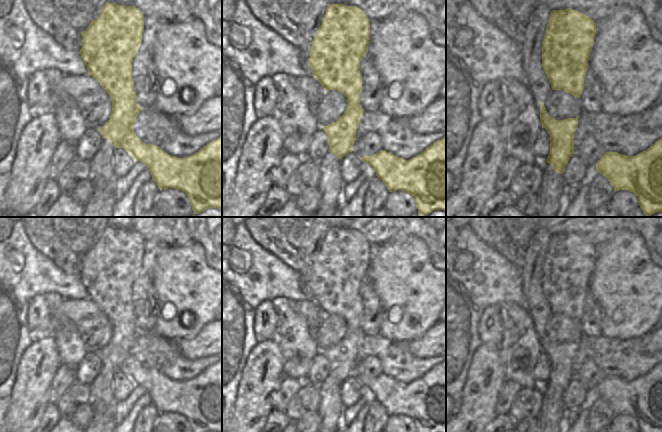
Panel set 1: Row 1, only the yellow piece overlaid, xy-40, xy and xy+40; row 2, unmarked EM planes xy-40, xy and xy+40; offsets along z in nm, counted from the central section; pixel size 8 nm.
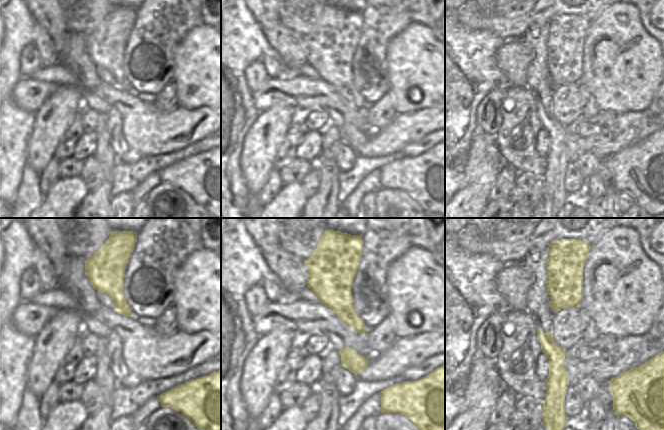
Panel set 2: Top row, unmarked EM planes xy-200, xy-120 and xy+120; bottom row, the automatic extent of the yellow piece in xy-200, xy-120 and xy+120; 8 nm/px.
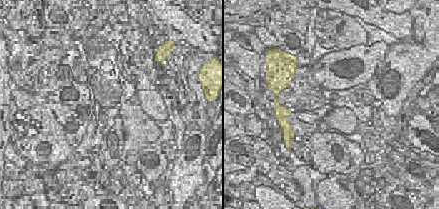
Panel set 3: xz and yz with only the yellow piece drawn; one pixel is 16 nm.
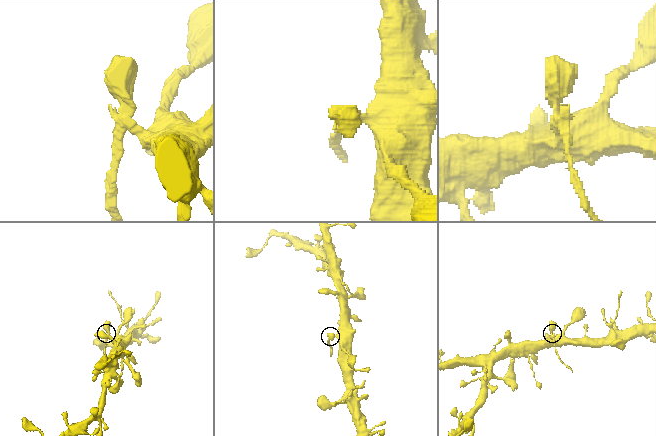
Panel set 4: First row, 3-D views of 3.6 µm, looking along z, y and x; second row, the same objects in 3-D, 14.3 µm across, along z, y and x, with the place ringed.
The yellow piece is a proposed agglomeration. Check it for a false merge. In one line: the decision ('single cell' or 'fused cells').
fused cells

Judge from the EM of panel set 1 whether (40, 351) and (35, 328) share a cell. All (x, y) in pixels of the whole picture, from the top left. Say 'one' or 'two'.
two

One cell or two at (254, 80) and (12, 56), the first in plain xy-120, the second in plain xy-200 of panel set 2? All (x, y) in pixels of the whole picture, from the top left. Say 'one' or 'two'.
two

